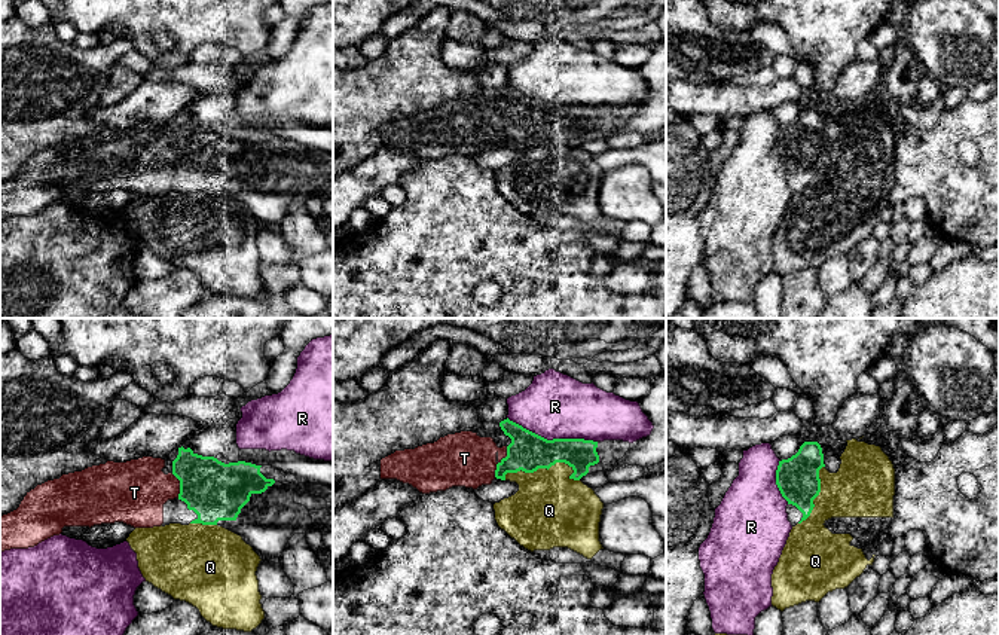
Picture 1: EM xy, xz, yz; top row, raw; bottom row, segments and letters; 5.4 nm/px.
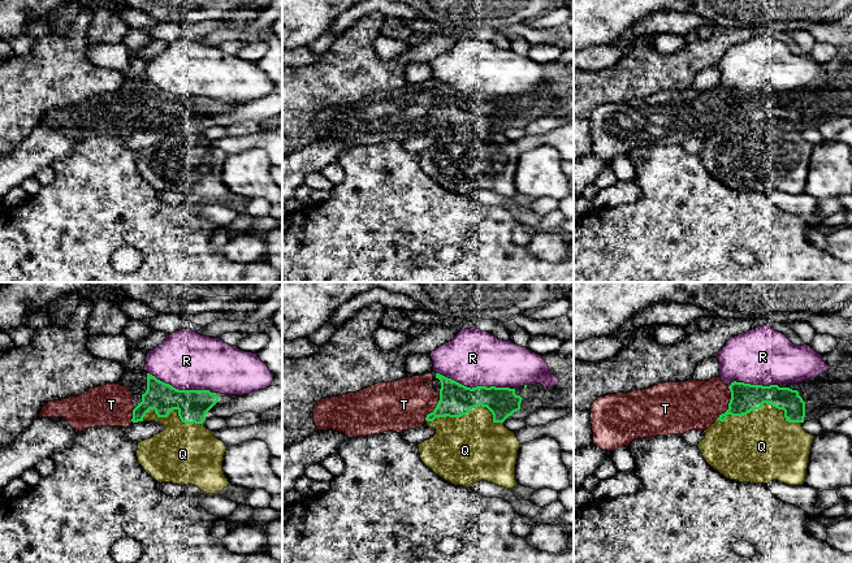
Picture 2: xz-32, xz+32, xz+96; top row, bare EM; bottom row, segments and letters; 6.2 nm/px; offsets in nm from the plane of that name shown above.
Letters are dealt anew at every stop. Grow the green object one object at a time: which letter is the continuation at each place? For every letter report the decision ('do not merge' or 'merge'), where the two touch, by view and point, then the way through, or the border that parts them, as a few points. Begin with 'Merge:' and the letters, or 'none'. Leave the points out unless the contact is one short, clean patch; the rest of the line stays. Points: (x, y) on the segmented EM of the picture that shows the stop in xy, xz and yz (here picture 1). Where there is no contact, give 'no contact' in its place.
Merge: T
Q: do not merge | xz (544, 467)
R: do not merge | xz (553, 439)
T: merge | xz (501, 461) | across xz (528, 451), (509, 461), (501, 461), (473, 463), (464, 458)

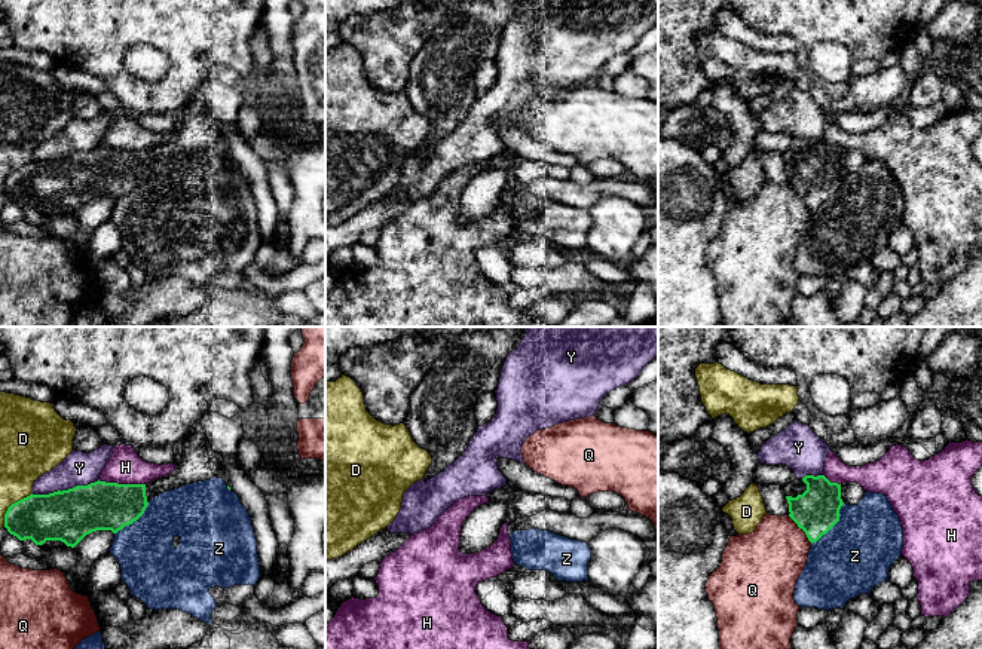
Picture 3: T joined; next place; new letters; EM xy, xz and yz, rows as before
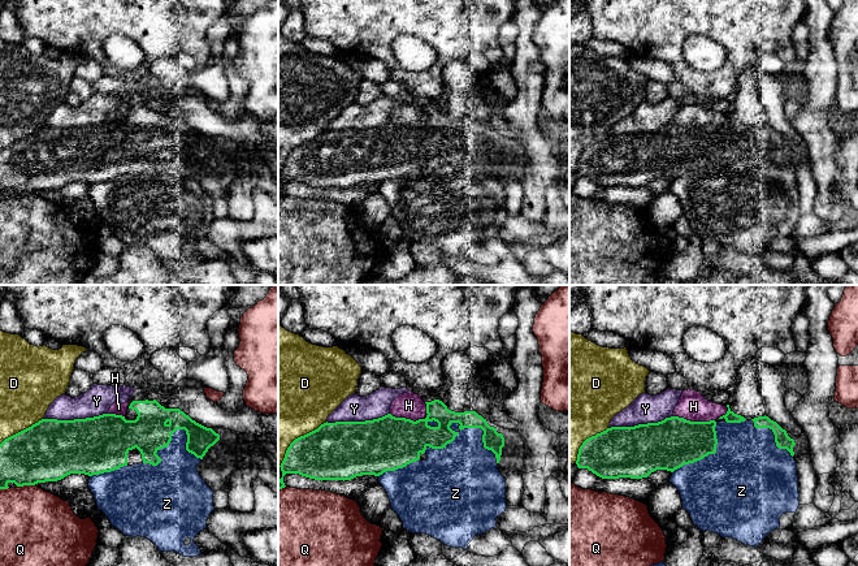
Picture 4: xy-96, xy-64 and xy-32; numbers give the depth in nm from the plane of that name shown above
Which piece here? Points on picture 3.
Merge: none
D: do not merge | xy (11, 505)
H: do not merge | xy (122, 484)
Q: do not merge | yz (801, 527)
Y: do not merge | xy (64, 490)
Z: do not merge | yz (832, 526)

